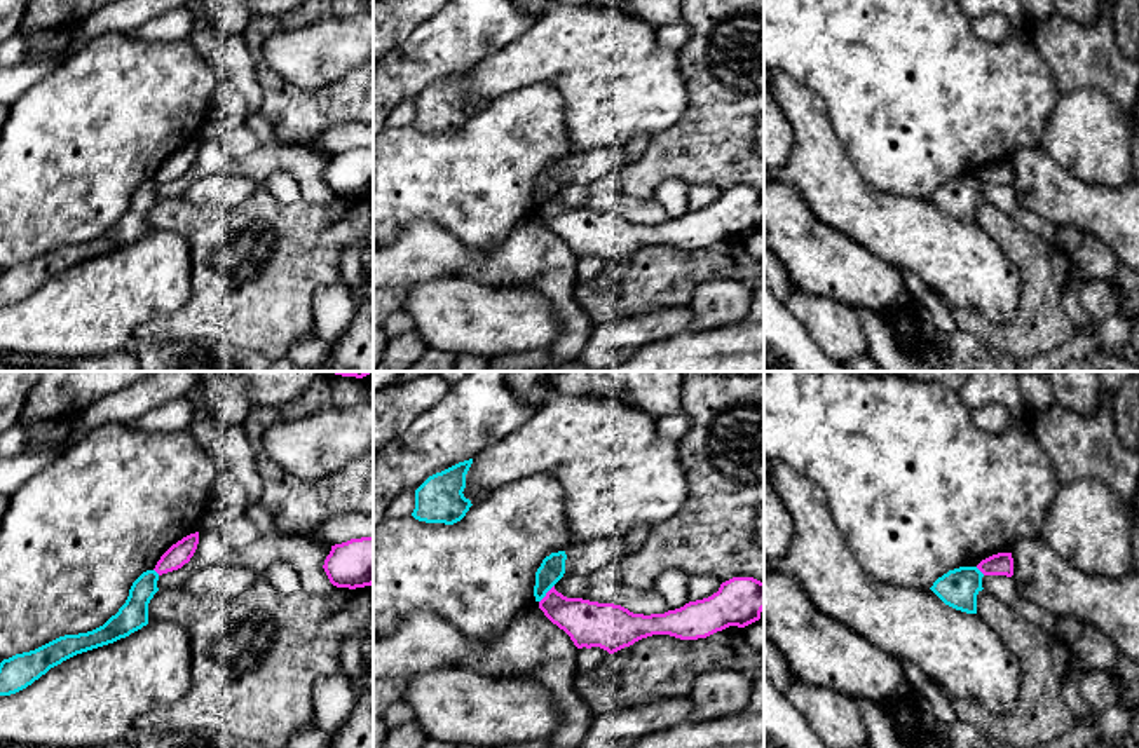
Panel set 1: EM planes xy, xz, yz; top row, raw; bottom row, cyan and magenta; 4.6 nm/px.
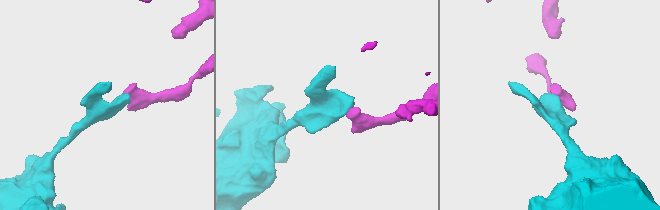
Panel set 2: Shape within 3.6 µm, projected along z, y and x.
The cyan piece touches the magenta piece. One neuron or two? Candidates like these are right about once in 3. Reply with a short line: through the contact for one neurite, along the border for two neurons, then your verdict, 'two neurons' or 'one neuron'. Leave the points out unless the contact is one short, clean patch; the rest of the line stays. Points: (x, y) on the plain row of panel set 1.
xz (553, 194), (539, 211) | two neurons

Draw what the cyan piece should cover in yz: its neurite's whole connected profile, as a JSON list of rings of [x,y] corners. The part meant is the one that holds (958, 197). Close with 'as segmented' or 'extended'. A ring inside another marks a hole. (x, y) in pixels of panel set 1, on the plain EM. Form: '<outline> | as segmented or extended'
[[[959,176],[938,187],[930,197],[945,214],[977,223],[977,204],[982,197],[984,183],[977,176]]] | as segmented

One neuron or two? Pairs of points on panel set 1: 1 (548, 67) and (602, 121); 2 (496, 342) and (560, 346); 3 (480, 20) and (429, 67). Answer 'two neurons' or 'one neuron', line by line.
1: one neuron
2: two neurons
3: one neuron

